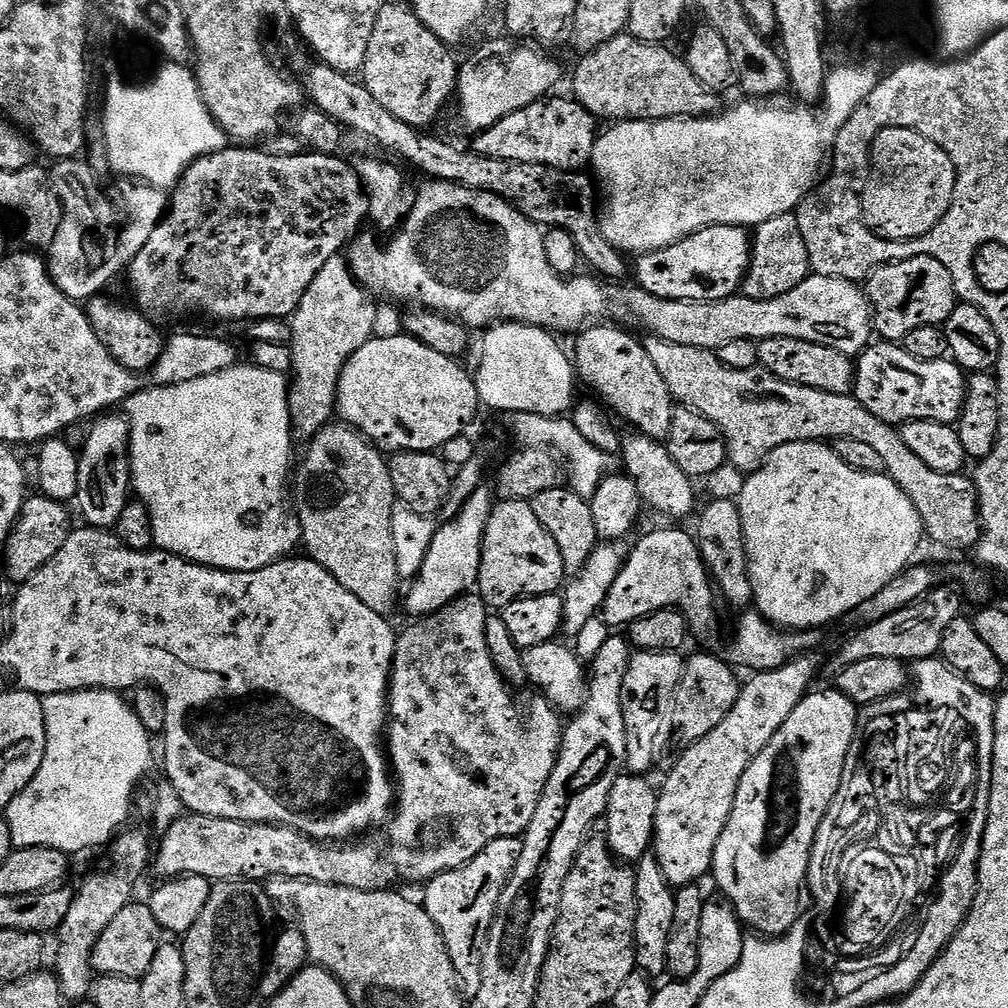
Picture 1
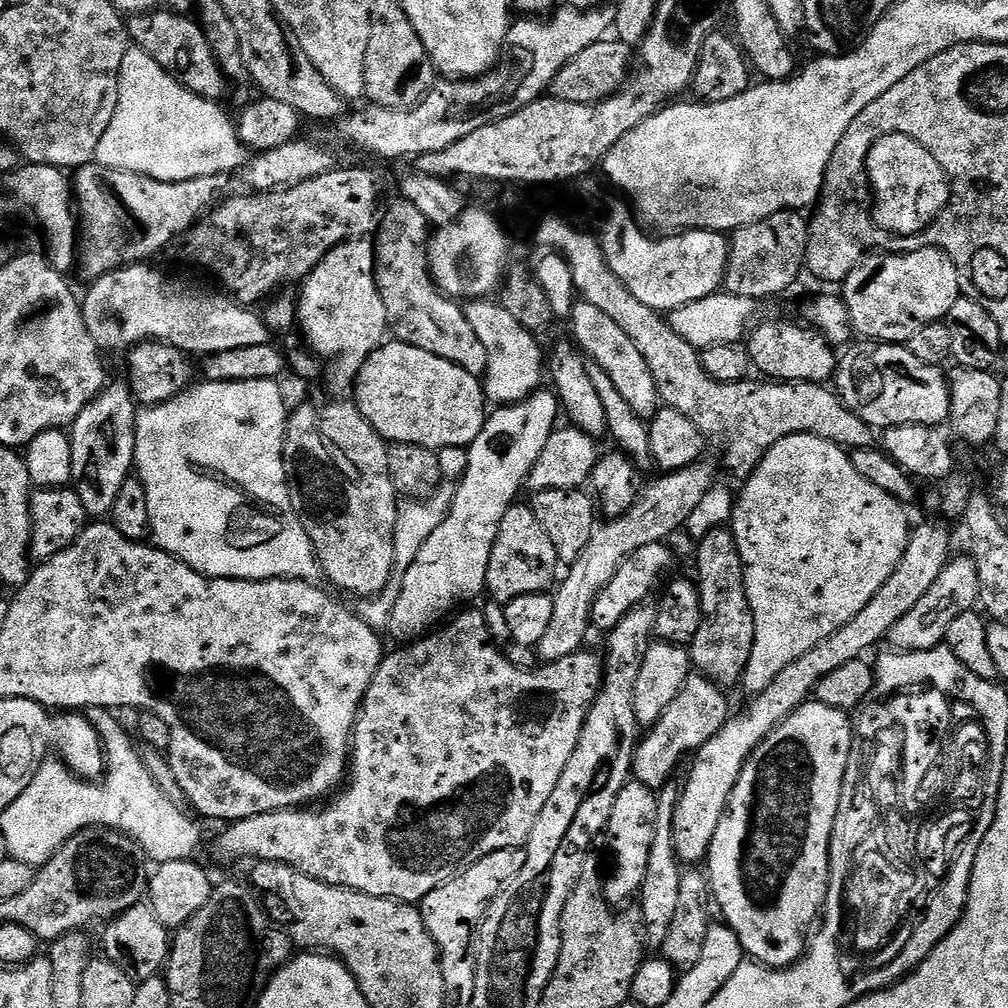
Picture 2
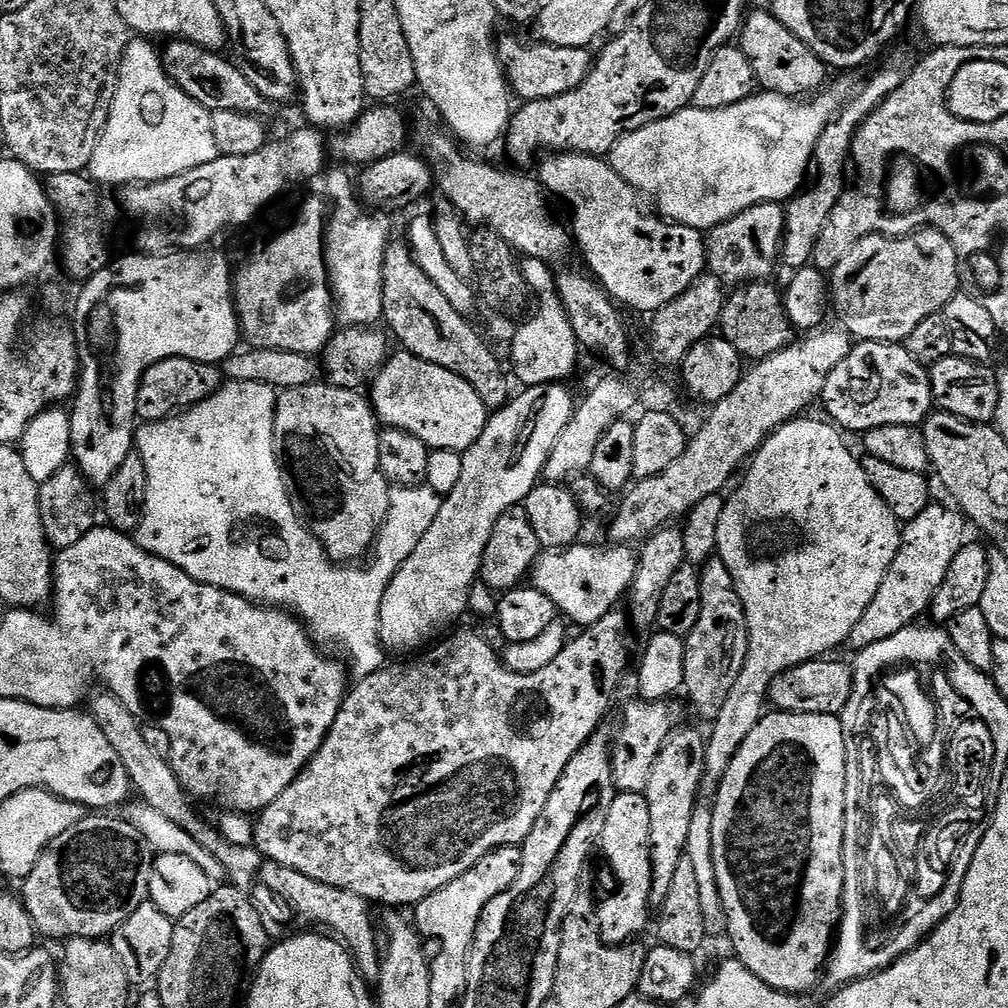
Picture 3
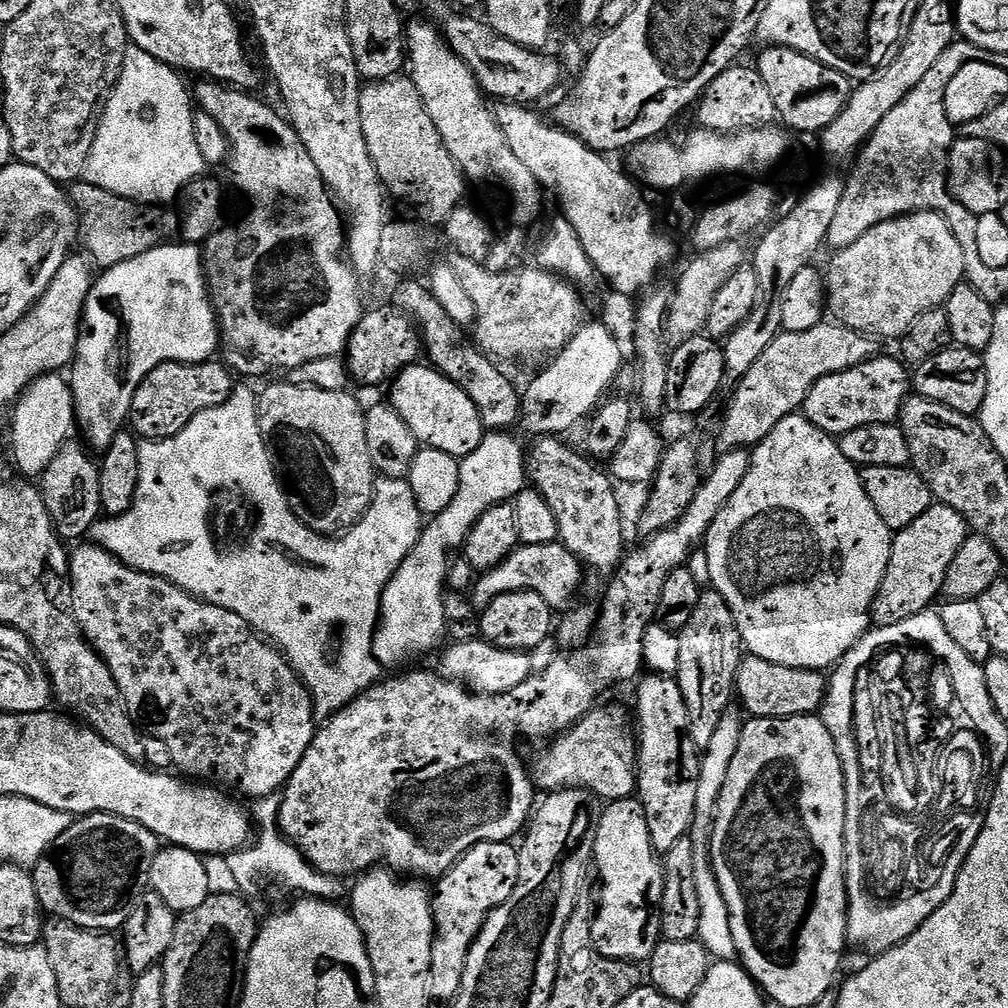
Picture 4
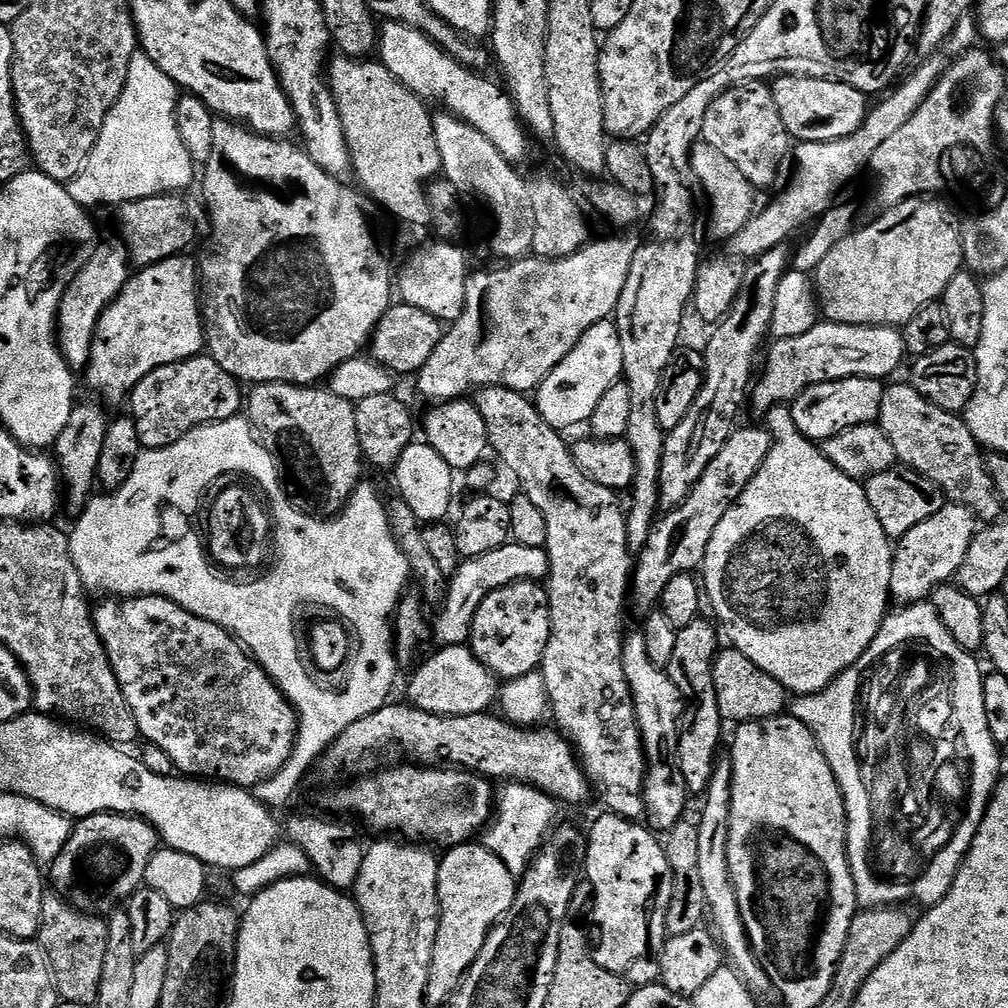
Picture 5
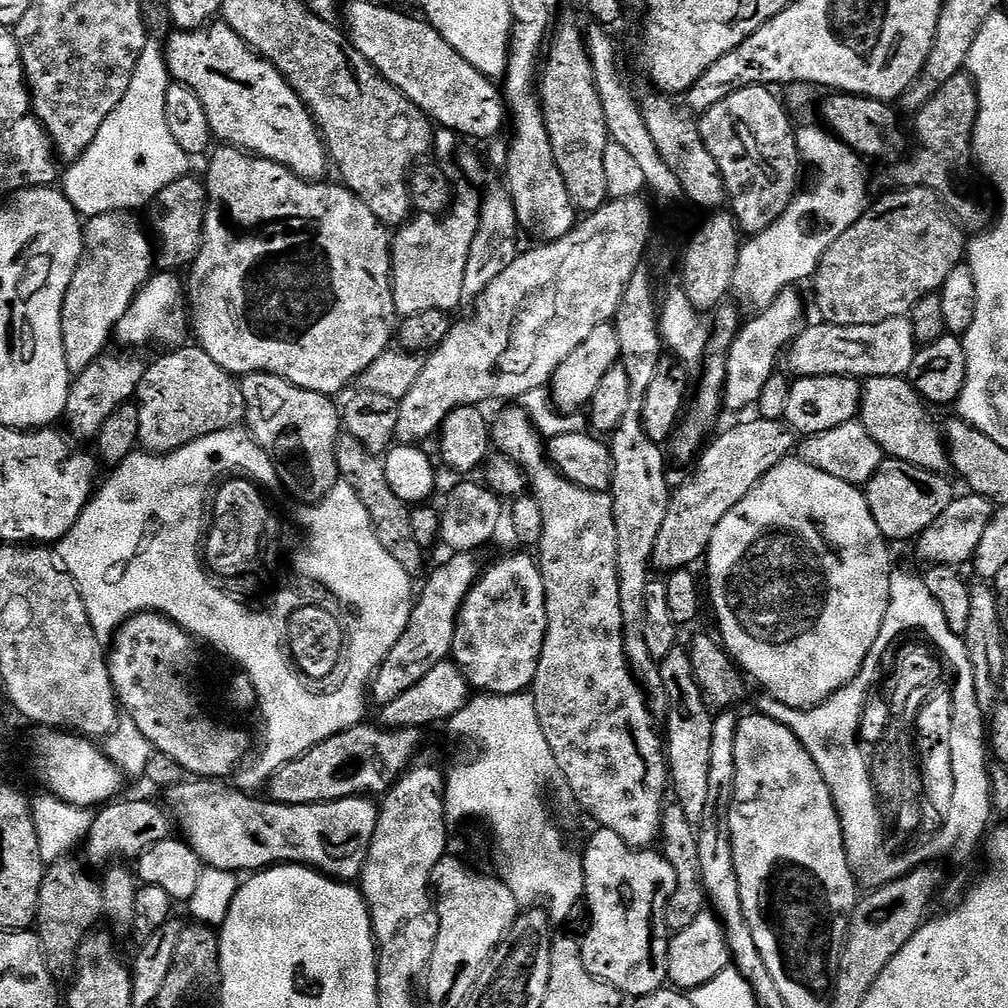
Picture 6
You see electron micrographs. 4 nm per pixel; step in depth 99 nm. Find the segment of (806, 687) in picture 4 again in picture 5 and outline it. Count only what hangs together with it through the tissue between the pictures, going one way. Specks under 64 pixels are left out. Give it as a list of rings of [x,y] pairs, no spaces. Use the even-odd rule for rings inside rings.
[[[731,646],[721,647],[717,651],[712,673],[721,721],[733,720],[733,725],[739,726],[751,720],[765,720],[771,716],[781,715],[789,703],[790,696],[782,686],[782,682],[778,682],[770,674],[754,666],[754,662],[746,658],[746,654]]]

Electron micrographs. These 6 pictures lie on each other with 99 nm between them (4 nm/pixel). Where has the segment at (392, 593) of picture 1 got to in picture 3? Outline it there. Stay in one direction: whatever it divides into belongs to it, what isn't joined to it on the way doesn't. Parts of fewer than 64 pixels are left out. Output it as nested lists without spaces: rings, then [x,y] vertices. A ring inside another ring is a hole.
[[[317,382],[283,389],[276,398],[274,450],[288,497],[304,527],[324,545],[326,555],[341,566],[363,561],[373,551],[392,505],[390,485],[378,462],[381,431],[371,399],[360,390],[338,389],[326,382]]]

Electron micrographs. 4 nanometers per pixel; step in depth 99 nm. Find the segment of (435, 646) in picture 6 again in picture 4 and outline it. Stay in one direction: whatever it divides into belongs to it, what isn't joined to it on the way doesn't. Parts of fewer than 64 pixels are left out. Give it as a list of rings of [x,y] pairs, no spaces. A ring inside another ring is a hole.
[[[559,542],[554,544],[521,544],[498,566],[483,573],[472,587],[470,599],[472,607],[483,610],[490,606],[494,598],[515,592],[533,592],[541,596],[553,610],[568,610],[577,603],[580,583],[584,580],[585,565]]]

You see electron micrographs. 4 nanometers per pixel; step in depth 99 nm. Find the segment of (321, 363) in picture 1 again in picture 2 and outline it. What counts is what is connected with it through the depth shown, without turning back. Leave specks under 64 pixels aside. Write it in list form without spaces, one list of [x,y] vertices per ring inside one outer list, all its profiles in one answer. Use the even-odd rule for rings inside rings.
[[[357,238],[334,246],[334,250],[330,250],[326,258],[322,258],[318,266],[314,266],[312,273],[303,280],[299,288],[300,296],[298,295],[296,310],[298,328],[304,331],[304,336],[308,339],[305,340],[307,347],[311,348],[317,357],[326,361],[322,368],[322,384],[328,387],[329,397],[347,397],[355,389],[356,379],[368,360],[368,355],[377,352],[390,336],[386,306],[382,306],[382,294],[378,294],[374,274],[373,241],[368,238]]]

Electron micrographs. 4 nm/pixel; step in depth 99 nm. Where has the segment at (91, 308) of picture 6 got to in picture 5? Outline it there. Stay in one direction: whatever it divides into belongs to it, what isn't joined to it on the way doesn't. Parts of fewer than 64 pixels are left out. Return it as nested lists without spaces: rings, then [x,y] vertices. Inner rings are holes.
[[[123,247],[104,248],[96,252],[76,272],[76,277],[67,281],[64,295],[60,298],[58,313],[58,347],[64,361],[73,370],[87,369],[91,358],[92,339],[95,337],[96,326],[100,315],[119,295],[124,284],[130,277],[130,256]]]

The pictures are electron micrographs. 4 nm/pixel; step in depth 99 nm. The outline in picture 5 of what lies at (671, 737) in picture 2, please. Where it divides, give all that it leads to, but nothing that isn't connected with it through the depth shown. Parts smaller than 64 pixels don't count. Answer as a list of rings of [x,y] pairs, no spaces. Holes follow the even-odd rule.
[[[389,702],[374,714],[366,714],[366,718],[342,730],[340,737],[328,747],[322,757],[324,776],[328,780],[336,780],[332,782],[348,782],[360,773],[371,773],[379,765],[376,763],[379,762],[380,755],[396,747],[404,755],[405,761],[416,766],[451,766],[474,772],[485,778],[505,776],[503,778],[505,781],[530,784],[557,802],[565,800],[568,804],[580,804],[587,798],[590,781],[572,745],[559,731],[529,730],[524,726],[510,724],[499,715],[496,715],[497,717],[492,715],[488,712],[479,712],[465,716],[435,716],[429,712],[423,712],[421,708],[413,708],[407,702],[401,702],[401,704]]]

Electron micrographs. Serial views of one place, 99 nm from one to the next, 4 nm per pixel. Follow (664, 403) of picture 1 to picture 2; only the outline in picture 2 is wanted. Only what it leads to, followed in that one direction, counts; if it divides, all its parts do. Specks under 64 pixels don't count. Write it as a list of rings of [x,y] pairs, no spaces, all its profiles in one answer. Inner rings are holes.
[[[583,302],[574,304],[570,323],[572,323],[570,336],[578,345],[579,351],[592,357],[603,370],[606,370],[611,381],[614,382],[615,389],[630,404],[634,414],[643,418],[655,416],[662,404],[658,386],[654,374],[650,372],[650,366],[646,366],[646,358],[642,358],[638,346],[630,342],[630,334],[626,334],[622,326],[618,326],[606,314],[602,314],[598,306],[590,306]]]

